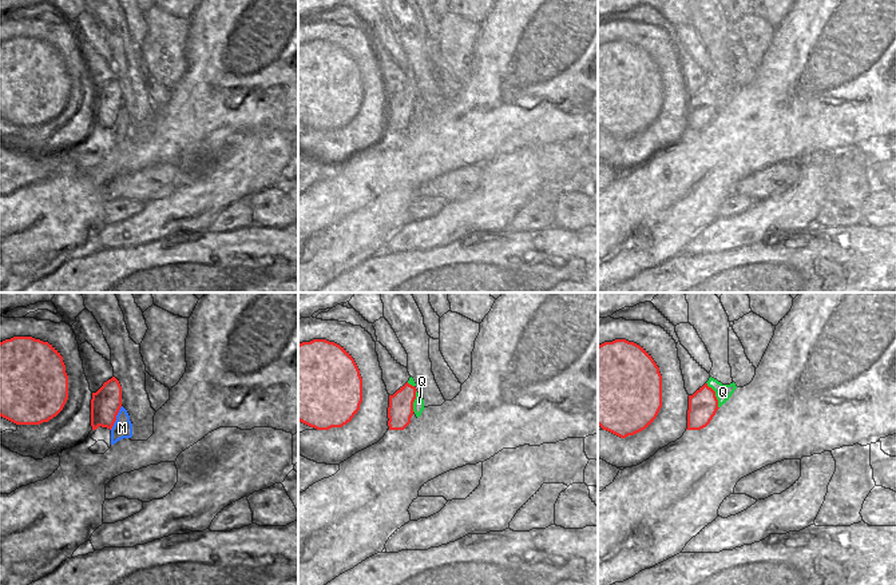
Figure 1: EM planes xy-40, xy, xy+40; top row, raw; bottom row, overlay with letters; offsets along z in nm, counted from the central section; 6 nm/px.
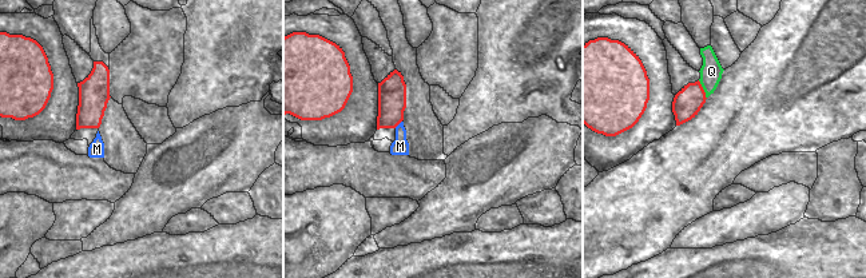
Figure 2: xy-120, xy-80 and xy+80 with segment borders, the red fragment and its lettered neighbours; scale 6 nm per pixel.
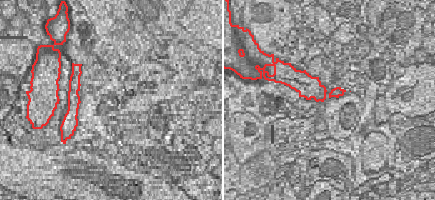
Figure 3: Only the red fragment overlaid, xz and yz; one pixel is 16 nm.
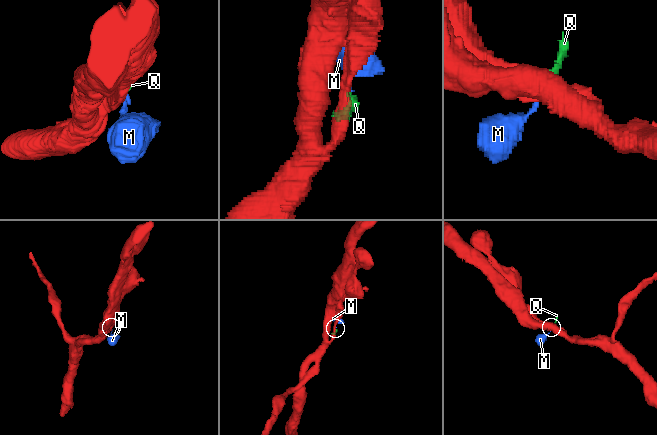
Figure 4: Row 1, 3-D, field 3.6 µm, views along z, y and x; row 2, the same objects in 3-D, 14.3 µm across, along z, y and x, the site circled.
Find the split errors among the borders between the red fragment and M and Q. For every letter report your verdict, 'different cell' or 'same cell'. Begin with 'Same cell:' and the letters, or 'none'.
Same cell: none
M: different cell
Q: different cell

